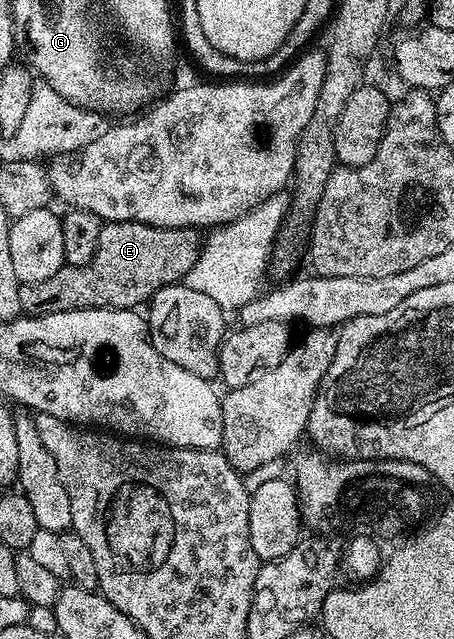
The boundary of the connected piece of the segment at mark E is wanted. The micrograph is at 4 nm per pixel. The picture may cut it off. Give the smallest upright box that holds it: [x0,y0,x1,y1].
[21,220,202,316]

